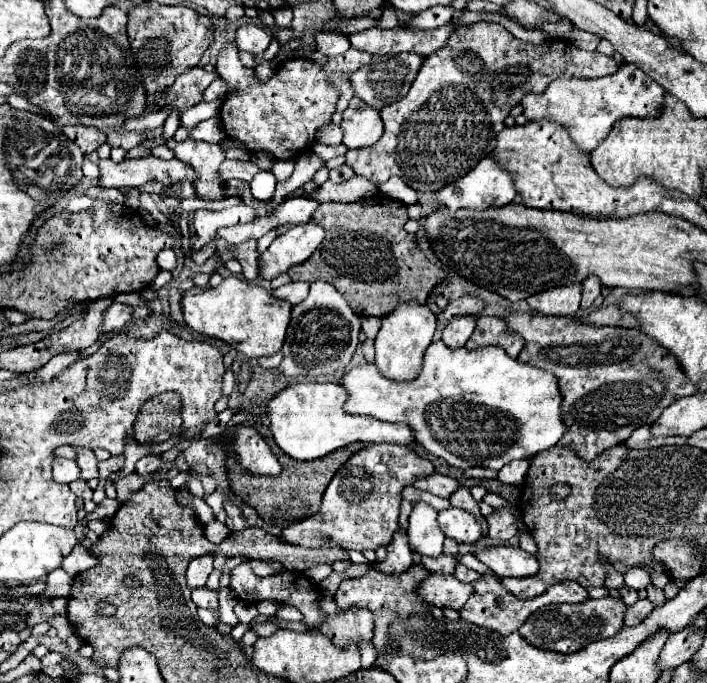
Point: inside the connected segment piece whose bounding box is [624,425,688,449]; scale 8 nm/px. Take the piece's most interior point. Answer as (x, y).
(641, 438)

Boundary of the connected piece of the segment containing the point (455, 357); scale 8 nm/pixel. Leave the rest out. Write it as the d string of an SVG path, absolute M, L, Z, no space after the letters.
M434 341L424 353L420 375L416 375L416 379L410 383L384 379L384 375L376 371L374 363L364 363L346 371L340 379L340 385L348 391L348 399L344 403L348 413L372 415L374 419L388 423L406 423L412 427L414 439L428 453L458 469L488 467L500 471L514 459L530 459L538 451L554 447L568 431L560 415L562 395L556 377L544 369L538 369L536 365L508 357L502 347L480 347L468 351L466 347L450 349L444 345L444 341Z

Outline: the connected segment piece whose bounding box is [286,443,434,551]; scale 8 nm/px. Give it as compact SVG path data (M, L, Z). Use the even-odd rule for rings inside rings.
M368 445L354 453L332 477L326 487L318 515L306 517L286 527L286 541L304 547L342 547L342 549L376 549L390 543L396 531L402 489L412 485L418 477L434 473L430 461L416 455L404 445Z

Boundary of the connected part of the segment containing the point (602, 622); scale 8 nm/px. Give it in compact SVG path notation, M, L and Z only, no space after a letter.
M606 595L604 599L586 599L584 603L576 605L556 605L556 625L524 625L518 631L528 643L532 643L538 649L574 653L594 641L608 639L620 633L624 627L624 611L626 605L620 597Z

